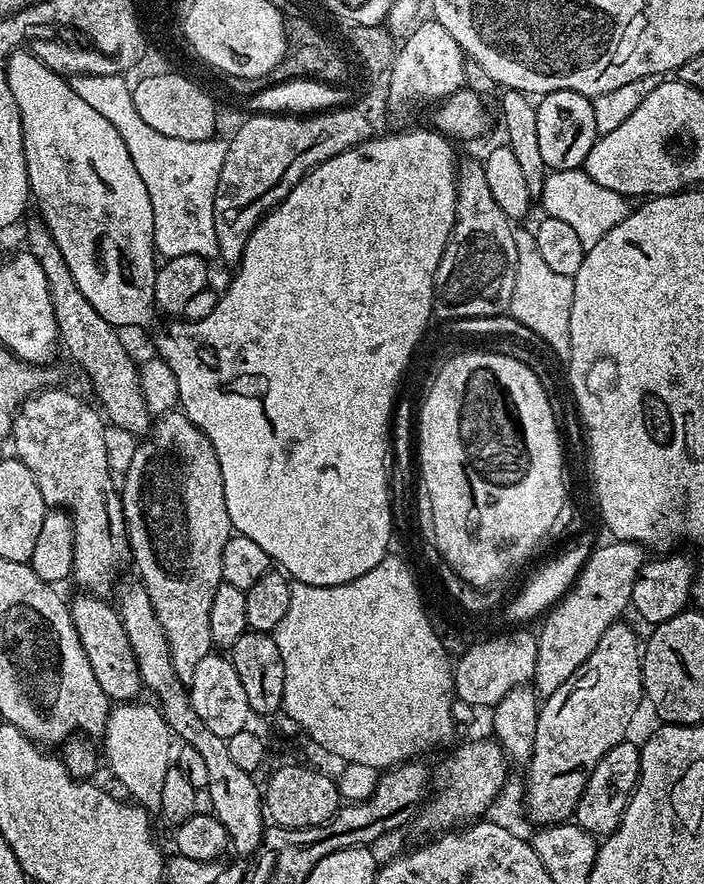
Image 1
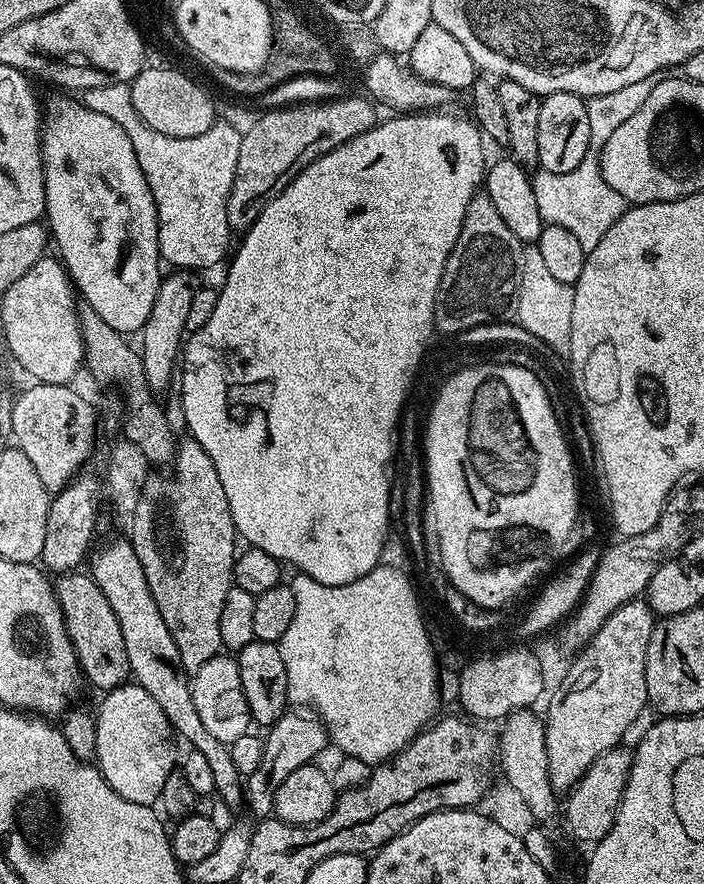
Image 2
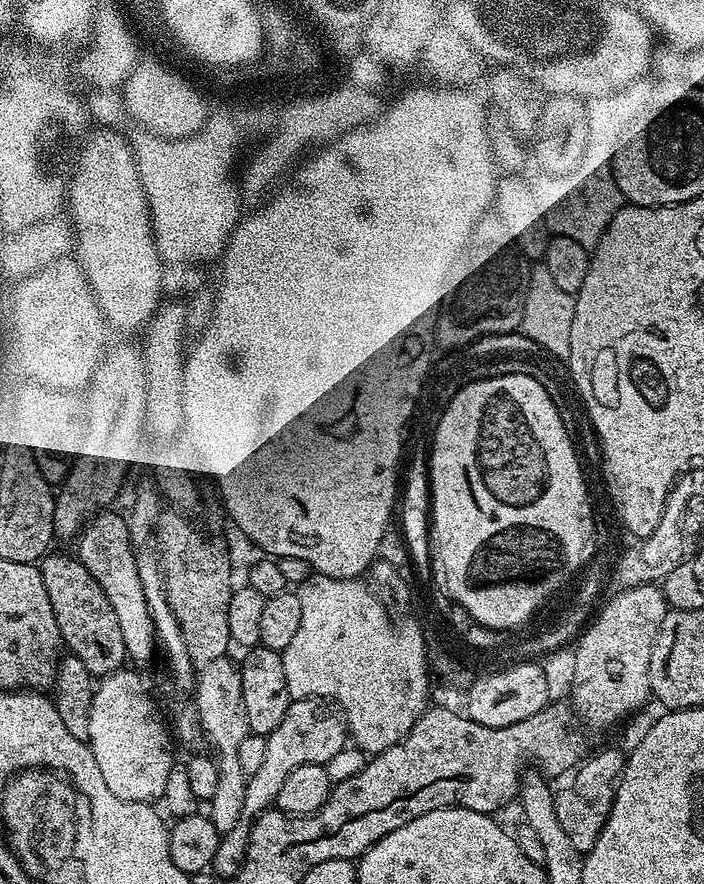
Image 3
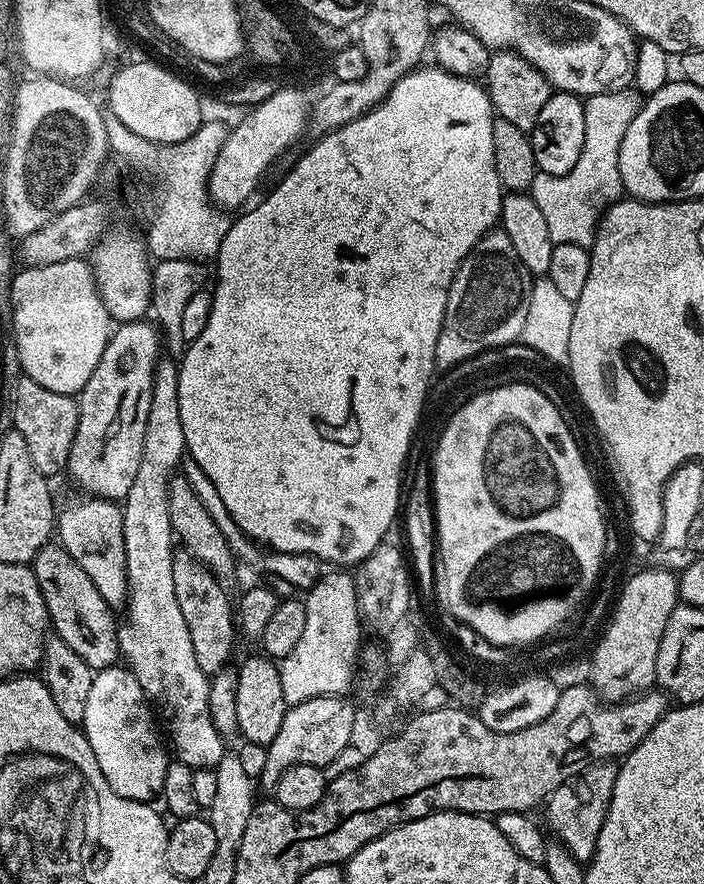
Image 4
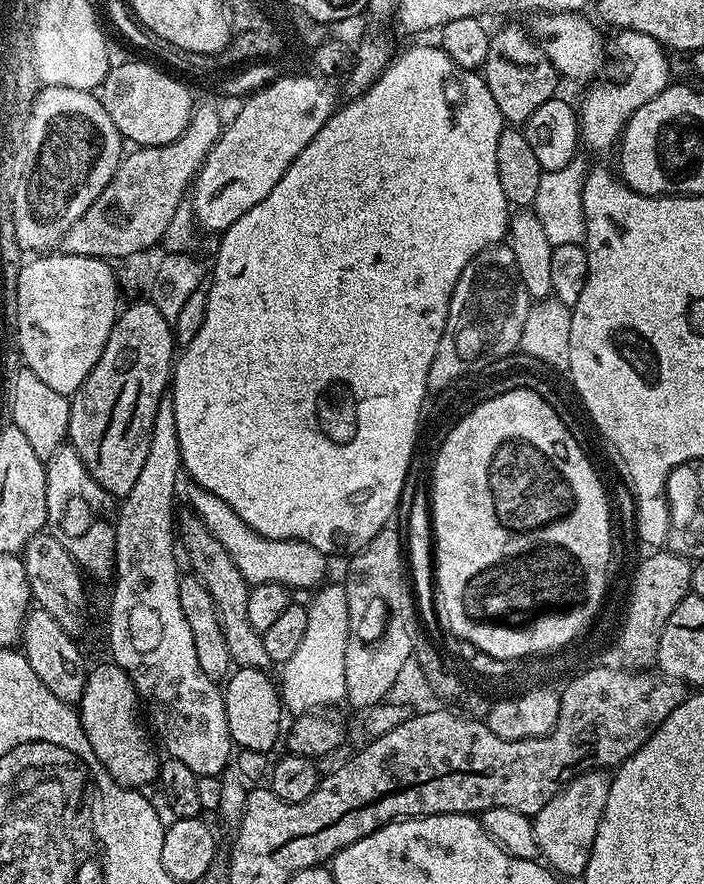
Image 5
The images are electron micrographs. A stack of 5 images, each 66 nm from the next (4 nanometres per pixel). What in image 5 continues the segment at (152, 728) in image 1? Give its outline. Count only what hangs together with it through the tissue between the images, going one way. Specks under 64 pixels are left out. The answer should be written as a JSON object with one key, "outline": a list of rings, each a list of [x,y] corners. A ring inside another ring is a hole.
{"outline":[[[105,662],[89,671],[78,711],[80,724],[90,741],[90,746],[98,755],[98,760],[106,766],[107,772],[118,783],[128,787],[144,788],[144,785],[157,781],[160,762],[159,759],[156,760],[148,742],[149,733],[139,710],[136,688],[117,664]]]}

